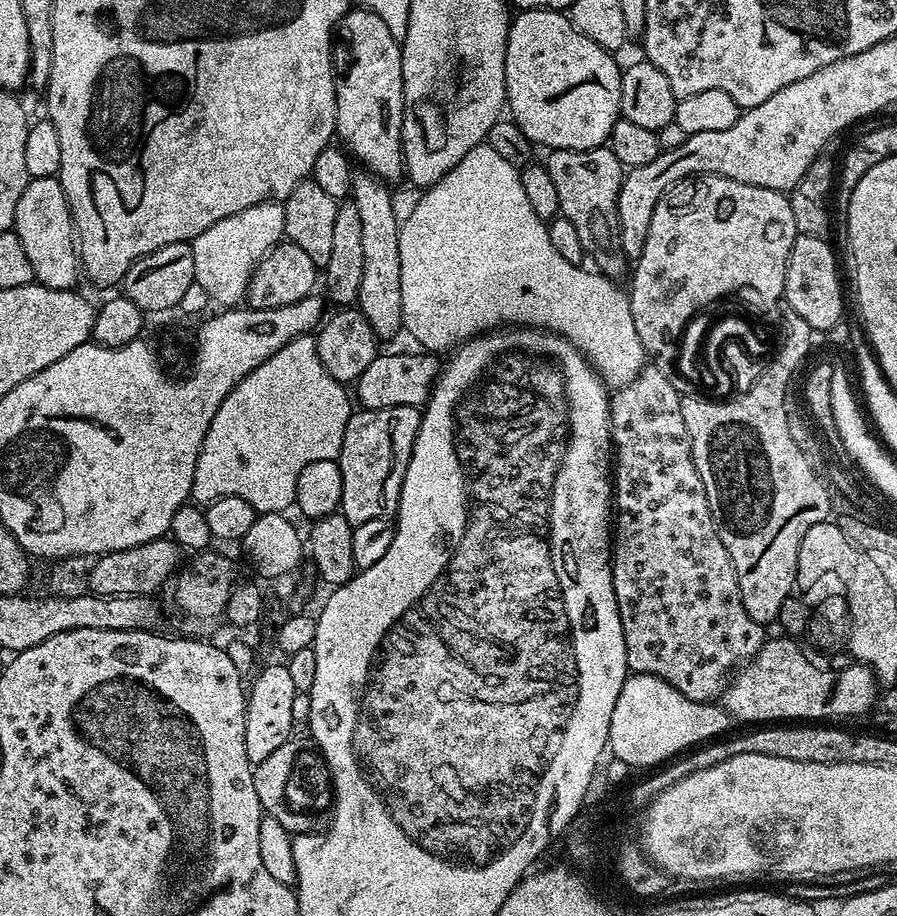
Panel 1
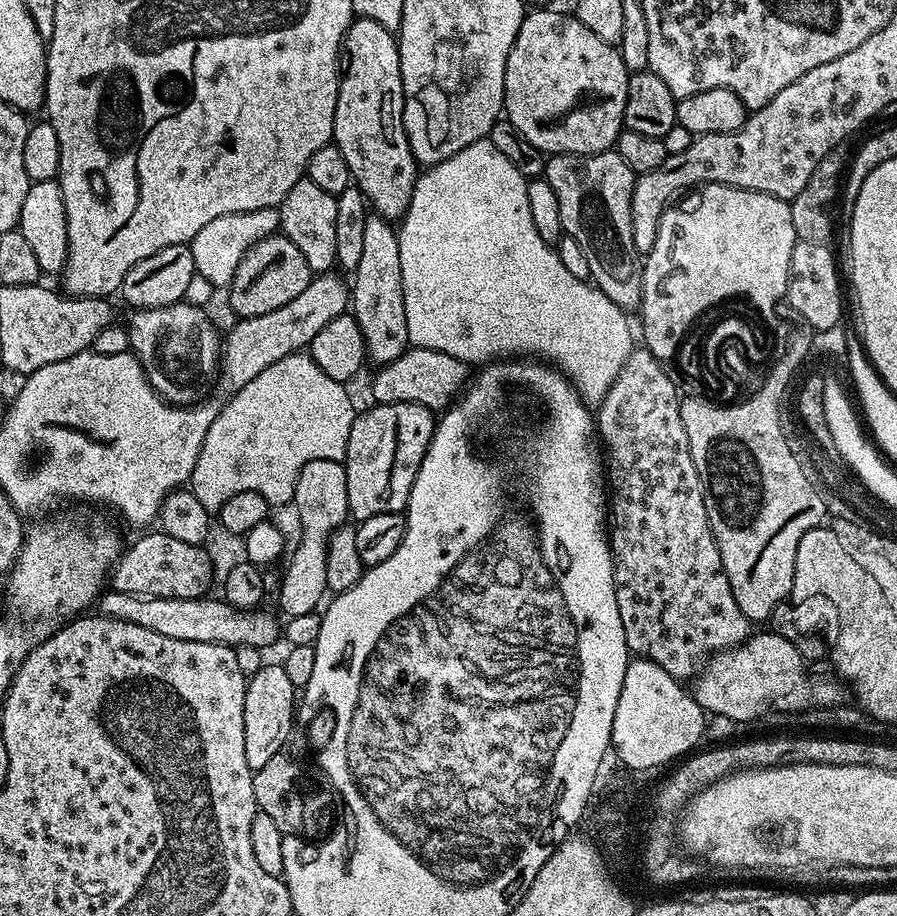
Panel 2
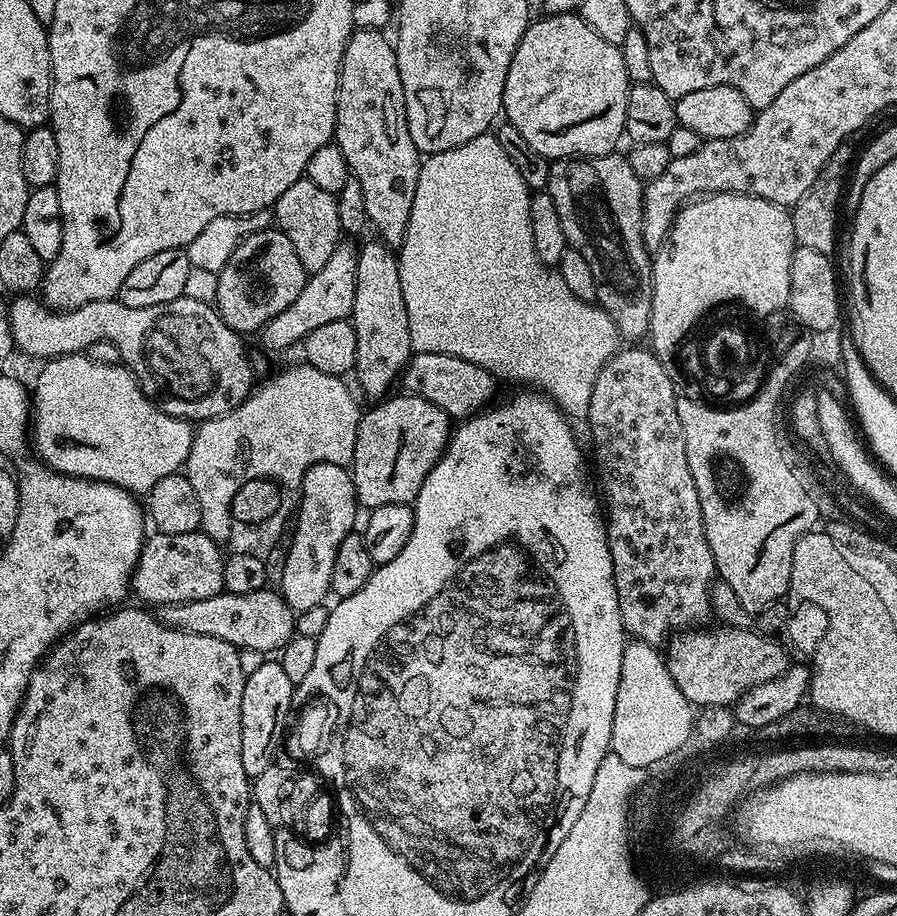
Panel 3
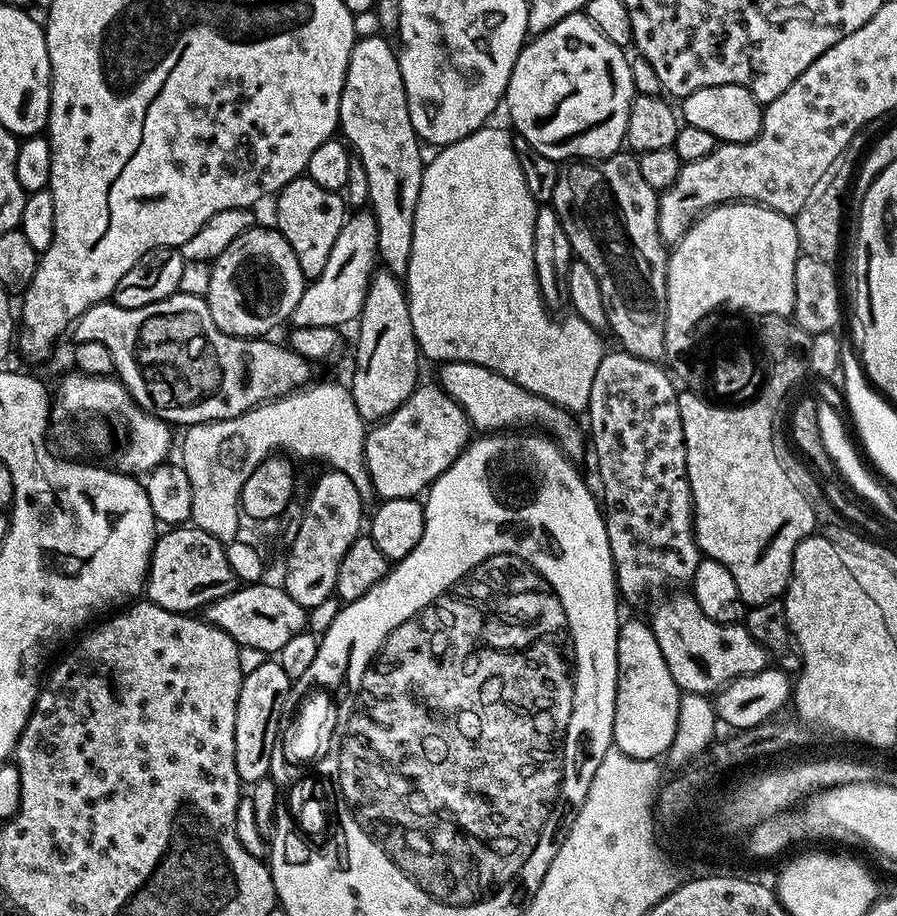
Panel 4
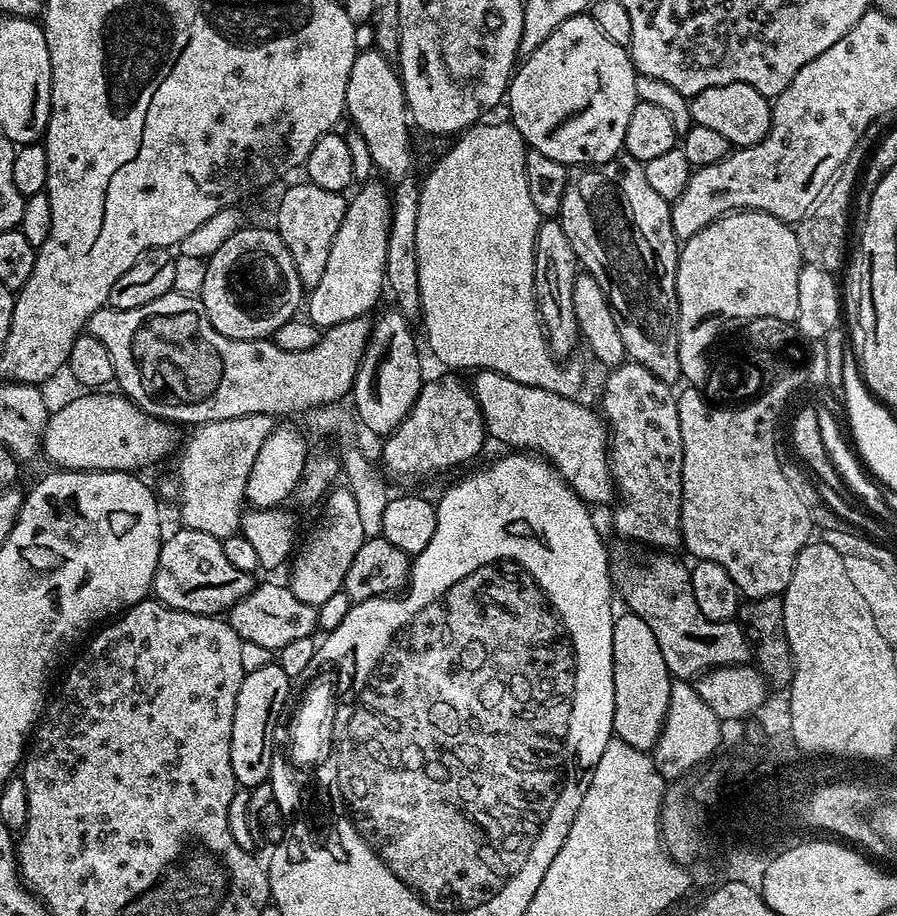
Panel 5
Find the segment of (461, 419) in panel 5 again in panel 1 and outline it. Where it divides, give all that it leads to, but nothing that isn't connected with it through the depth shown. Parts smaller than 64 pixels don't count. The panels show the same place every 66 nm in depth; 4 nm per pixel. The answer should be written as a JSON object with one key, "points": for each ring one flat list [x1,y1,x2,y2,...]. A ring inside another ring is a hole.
{"points":[[390,406,389,408,364,408,353,411,346,422,346,434,342,438,339,466,342,474,342,496,339,515,345,516,354,526,371,520,391,517,400,504,402,482,406,478,406,466,418,438,422,412,414,406]]}

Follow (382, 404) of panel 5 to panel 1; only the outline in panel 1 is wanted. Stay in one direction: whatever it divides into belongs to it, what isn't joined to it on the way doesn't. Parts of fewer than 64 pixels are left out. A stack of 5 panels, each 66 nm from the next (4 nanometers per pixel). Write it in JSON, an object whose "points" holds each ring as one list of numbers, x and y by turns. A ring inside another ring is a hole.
{"points":[[360,170,352,178,351,199,358,206,362,221,362,286,358,286,356,304,370,322,374,334,381,341,388,340,402,328,402,262,398,254,401,221,396,220,389,185,367,170]]}

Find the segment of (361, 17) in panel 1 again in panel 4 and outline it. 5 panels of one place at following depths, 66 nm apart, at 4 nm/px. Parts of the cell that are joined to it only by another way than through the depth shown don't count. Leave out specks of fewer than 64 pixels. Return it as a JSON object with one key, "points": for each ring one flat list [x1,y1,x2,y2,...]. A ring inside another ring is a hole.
{"points":[[380,34,361,36,352,47,350,62,346,66,346,82,342,86,339,131,355,159,362,162,362,167,366,169,366,179,370,182,368,204,376,219,376,254,379,263,390,274,404,278,408,275,410,249,414,246,414,210,418,206,418,190,422,190,426,156,420,153,422,141,410,122,397,49,393,45,391,48,383,38]]}

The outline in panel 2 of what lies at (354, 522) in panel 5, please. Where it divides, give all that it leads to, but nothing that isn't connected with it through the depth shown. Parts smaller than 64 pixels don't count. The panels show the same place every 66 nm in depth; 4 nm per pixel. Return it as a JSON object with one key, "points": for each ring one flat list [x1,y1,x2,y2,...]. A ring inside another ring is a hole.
{"points":[[314,459,299,471,298,482,295,483,294,503,300,513,300,523,302,523,302,536,295,546,292,554,289,553,288,564,283,567,280,598,278,600,279,611,283,611,285,617,298,617,315,611,322,598,327,593,326,582,326,546,329,535,338,526,347,521,349,510,349,498,347,497,346,472,343,463,332,459]]}

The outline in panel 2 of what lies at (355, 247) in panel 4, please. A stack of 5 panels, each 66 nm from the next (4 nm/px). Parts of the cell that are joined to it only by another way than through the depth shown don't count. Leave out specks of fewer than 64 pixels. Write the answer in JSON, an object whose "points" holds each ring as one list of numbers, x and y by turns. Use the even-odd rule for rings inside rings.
{"points":[[316,274,294,298,294,302,286,302,286,306,278,306,278,310,270,310,270,314,250,316,237,319,236,325,223,337,218,365,218,392,224,398,230,398,246,382,254,382,266,366,286,358,292,352,299,352,311,345,314,334,326,326,326,322,334,322,334,318,345,315,350,308,350,288,339,280,336,274]]}

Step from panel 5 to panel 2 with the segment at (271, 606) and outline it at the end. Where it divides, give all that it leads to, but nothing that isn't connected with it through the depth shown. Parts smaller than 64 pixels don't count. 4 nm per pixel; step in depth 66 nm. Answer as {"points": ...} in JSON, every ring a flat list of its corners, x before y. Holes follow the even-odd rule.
{"points":[[105,591,98,601,98,612,115,620,134,622,154,630,154,634,166,634,166,638,182,638,182,642,214,642,229,646,254,646,261,650,282,636,281,621,276,621,268,610,241,610,230,606,222,598,158,598,157,596,131,596,125,592]]}

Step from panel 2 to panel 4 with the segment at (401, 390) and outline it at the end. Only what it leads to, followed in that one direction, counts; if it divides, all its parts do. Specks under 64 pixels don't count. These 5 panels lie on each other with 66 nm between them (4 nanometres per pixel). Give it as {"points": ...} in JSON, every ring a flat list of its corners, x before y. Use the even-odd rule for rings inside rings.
{"points":[[450,360,441,363,439,368,440,389,450,398,454,398,458,406,462,406,469,425,477,433,491,434,527,426,551,436,569,457,576,458,586,448,585,437,584,440,580,437,580,432,576,429,577,417,573,413,559,408,557,404,538,394,530,394,530,390,522,390,518,382,510,382,510,378,502,378,502,374,494,374,494,370,486,370,486,366,478,366,474,362]]}

